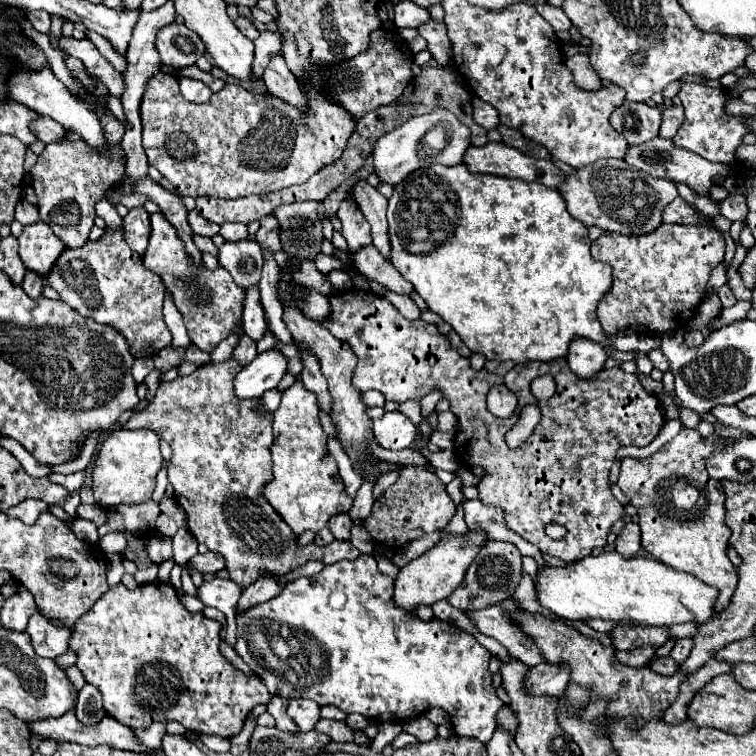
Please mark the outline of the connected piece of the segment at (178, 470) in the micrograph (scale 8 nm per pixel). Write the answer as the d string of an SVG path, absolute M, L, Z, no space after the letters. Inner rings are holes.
M230 357L230 361L222 361L222 363L208 363L208 365L202 365L198 367L192 375L186 375L186 377L176 377L174 381L166 381L166 383L160 383L158 391L156 391L156 397L154 401L134 413L130 417L130 421L124 425L124 428L129 430L136 429L152 429L156 435L160 435L164 441L170 443L172 447L172 459L168 461L168 483L174 487L174 497L178 501L178 505L184 507L186 515L188 515L188 529L190 533L198 539L198 543L204 543L208 545L210 551L218 551L224 559L226 559L226 567L230 571L230 579L236 581L240 587L246 587L246 585L252 585L262 571L270 571L272 575L284 575L300 565L304 565L306 561L312 561L312 559L318 559L326 565L332 565L332 563L338 563L342 559L356 559L360 555L360 551L350 543L350 541L332 541L330 545L326 547L318 547L316 543L310 543L308 547L298 547L296 545L296 535L292 533L290 537L290 527L278 517L278 513L272 509L272 505L262 497L262 489L264 485L272 479L272 457L270 457L270 445L272 445L272 421L274 421L274 415L272 413L258 413L258 405L260 405L260 399L240 399L240 397L234 397L234 377L238 375L238 369L242 369L244 365L240 361L236 361L234 357Z

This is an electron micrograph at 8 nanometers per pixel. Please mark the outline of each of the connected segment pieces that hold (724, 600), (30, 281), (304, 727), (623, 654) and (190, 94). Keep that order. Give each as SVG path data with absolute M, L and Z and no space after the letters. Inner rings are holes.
M682 429L670 443L646 459L622 459L622 469L618 477L618 487L638 509L640 529L642 529L642 547L654 555L660 563L666 563L672 569L690 573L718 589L714 611L720 613L730 603L734 589L738 585L738 573L728 561L728 539L730 529L724 523L724 491L718 481L710 479L704 467L704 459L710 455L710 447L702 443L702 437L696 429Z
M26 271L24 281L22 281L22 289L24 289L32 299L38 299L38 297L42 295L42 287L44 287L44 279L38 277L38 273Z
M290 699L288 715L300 731L312 731L320 719L320 705L314 705L310 699Z
M644 645L632 651L616 651L616 657L620 663L630 665L630 667L644 667L652 657L654 657L656 649L652 645Z
M180 77L180 93L186 101L192 103L206 103L212 97L212 91L202 81L188 79L188 77Z

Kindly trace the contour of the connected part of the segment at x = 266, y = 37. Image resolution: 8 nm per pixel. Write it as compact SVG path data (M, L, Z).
M262 31L260 37L254 41L254 67L252 67L252 73L254 77L262 77L266 65L270 63L270 57L278 57L282 53L282 37L278 31Z

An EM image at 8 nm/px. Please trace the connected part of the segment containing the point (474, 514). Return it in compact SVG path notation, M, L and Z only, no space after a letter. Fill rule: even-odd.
M465 500L463 509L466 513L466 523L468 523L470 531L477 531L479 528L484 529L490 539L510 541L510 543L518 545L522 555L532 555L538 561L538 569L546 565L538 547L526 543L524 537L518 537L518 533L512 533L512 529L506 529L504 513L500 509L494 509L494 507L482 504L481 501L472 500L468 500L467 503Z

